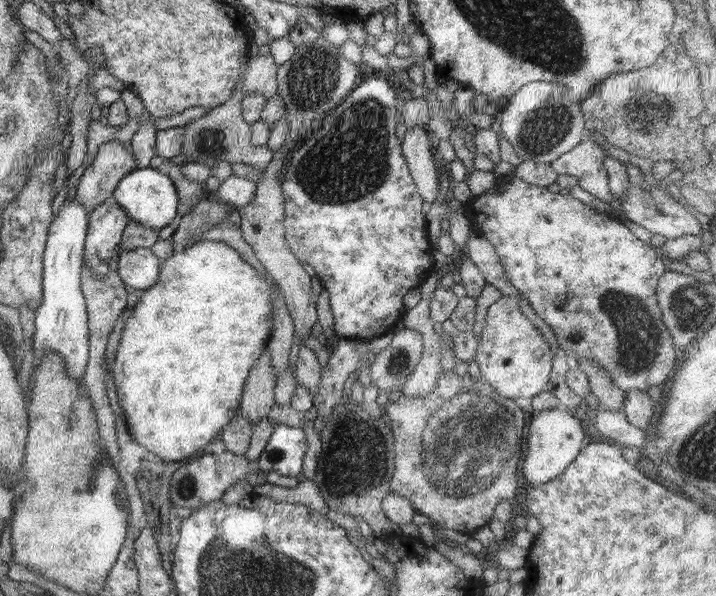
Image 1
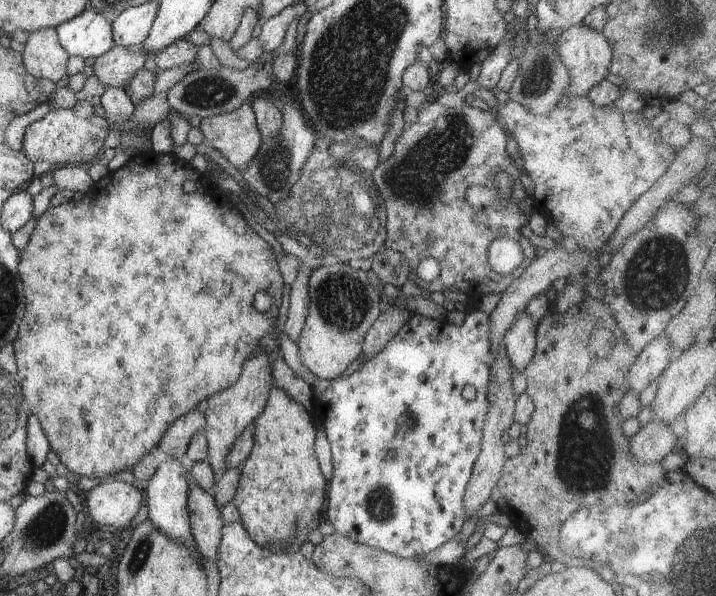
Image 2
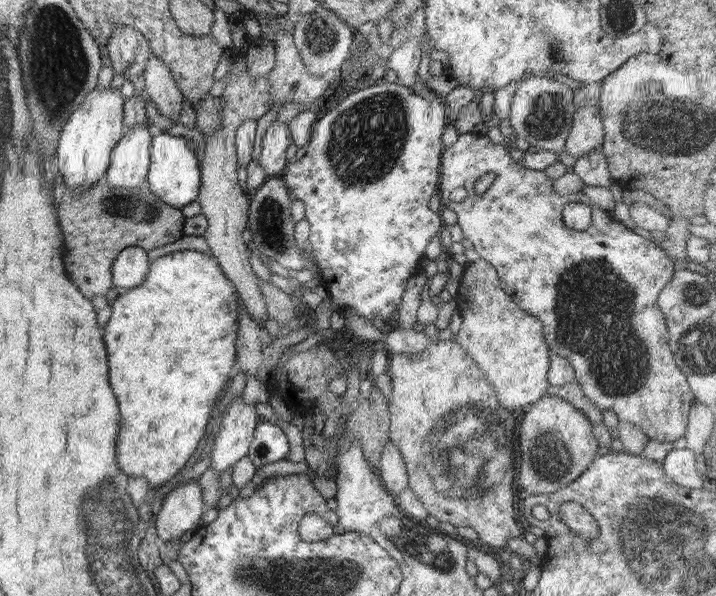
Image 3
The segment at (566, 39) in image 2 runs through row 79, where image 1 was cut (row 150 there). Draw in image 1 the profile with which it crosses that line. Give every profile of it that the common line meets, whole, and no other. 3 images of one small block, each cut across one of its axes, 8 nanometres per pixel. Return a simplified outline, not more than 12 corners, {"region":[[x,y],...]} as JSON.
{"region":[[587,136],[554,160],[558,175],[610,204],[604,149]]}

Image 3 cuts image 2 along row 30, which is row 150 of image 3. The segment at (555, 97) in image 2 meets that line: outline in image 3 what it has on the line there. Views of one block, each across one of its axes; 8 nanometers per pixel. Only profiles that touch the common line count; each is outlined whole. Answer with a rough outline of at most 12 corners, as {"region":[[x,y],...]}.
{"region":[[526,78],[509,115],[513,132],[561,154],[576,91]]}

